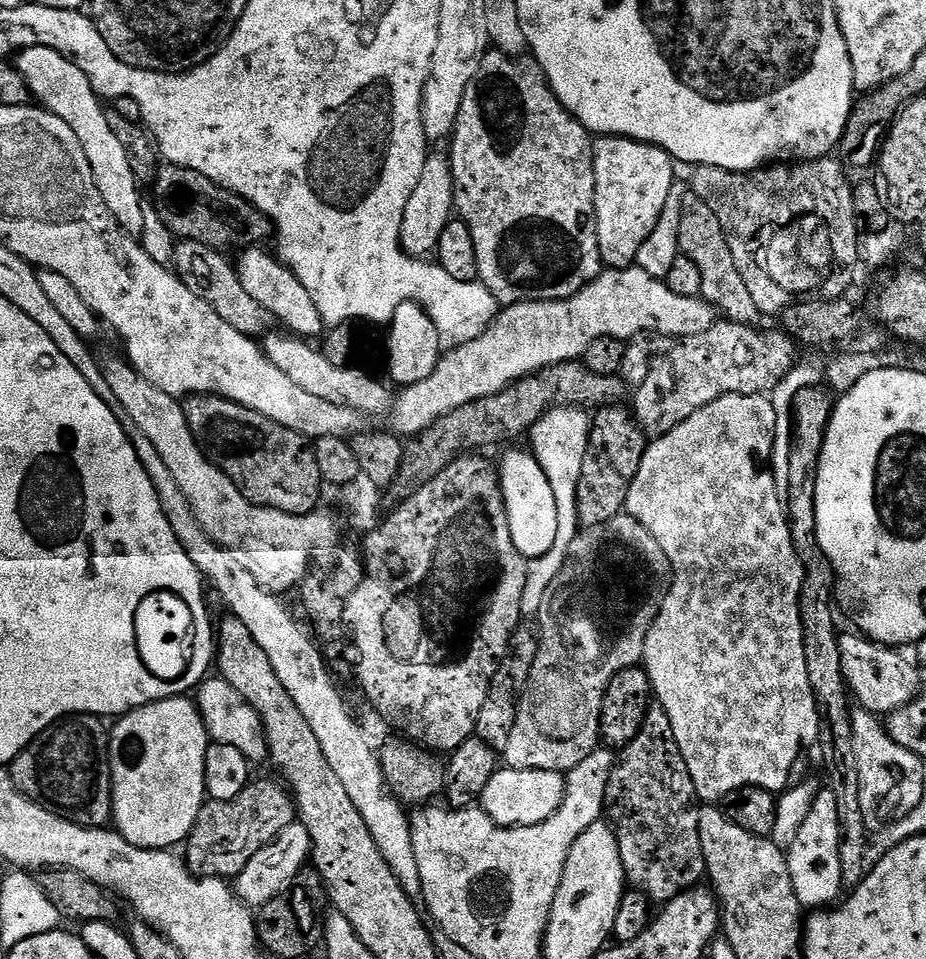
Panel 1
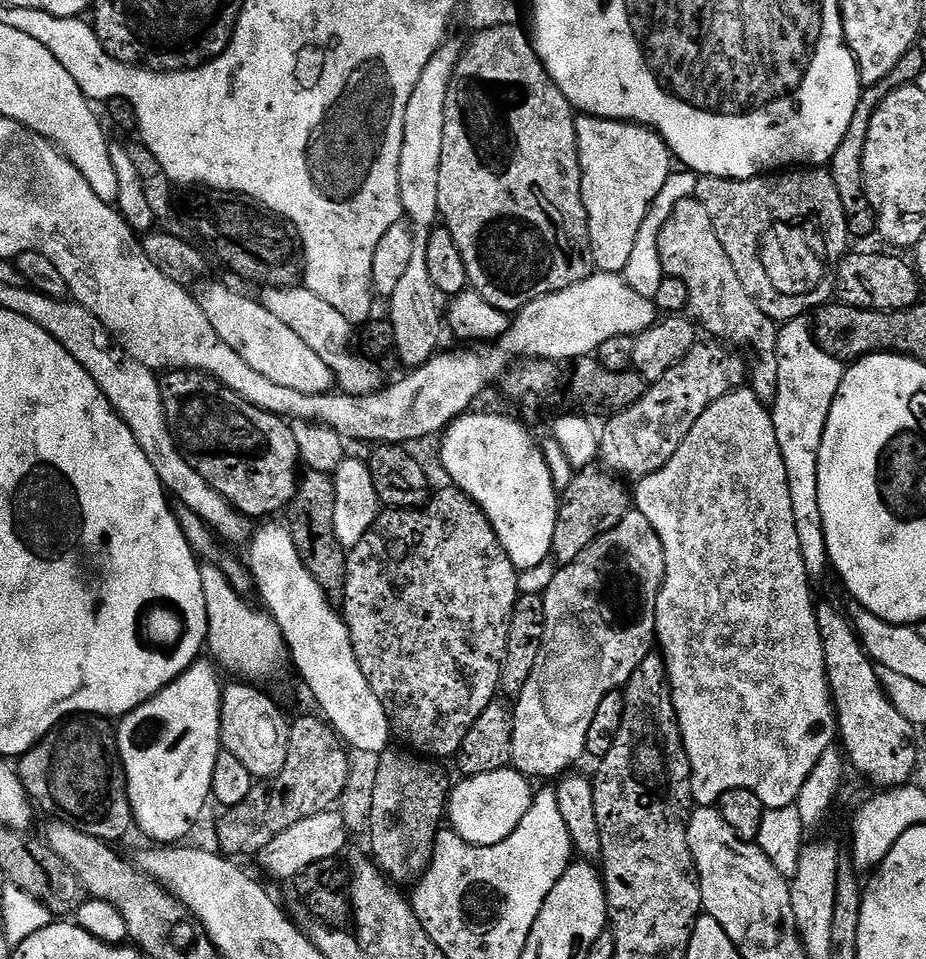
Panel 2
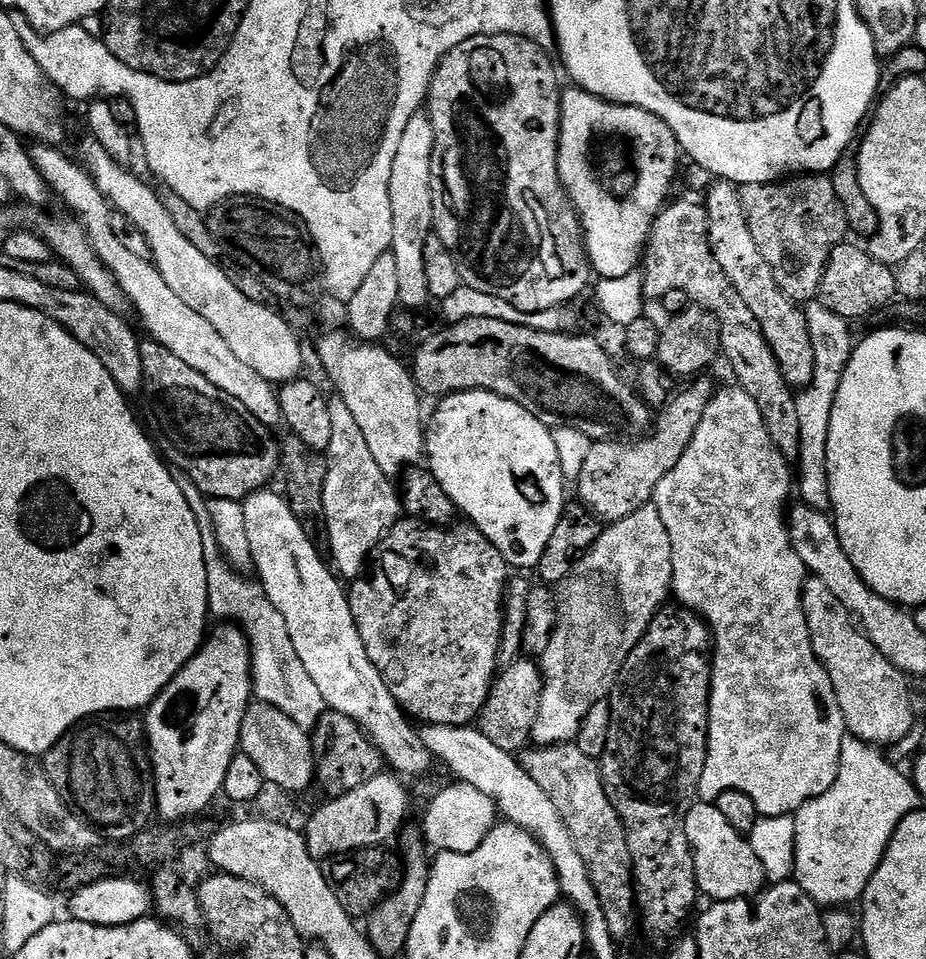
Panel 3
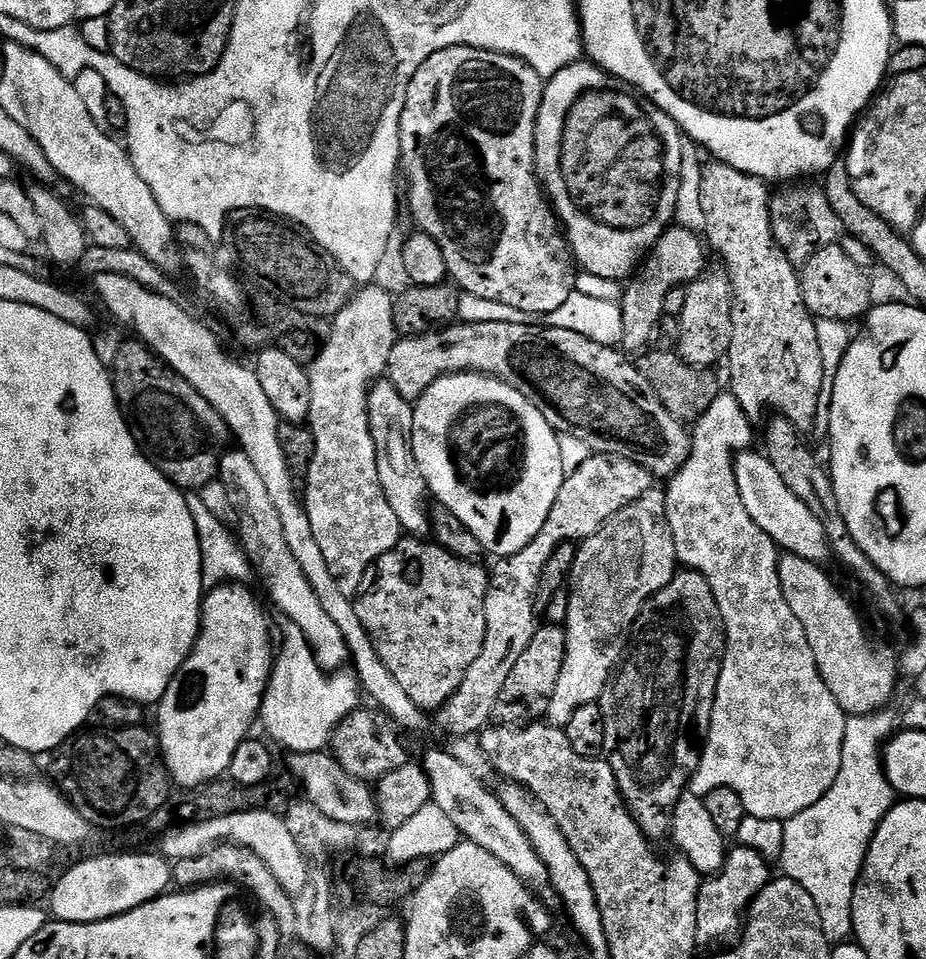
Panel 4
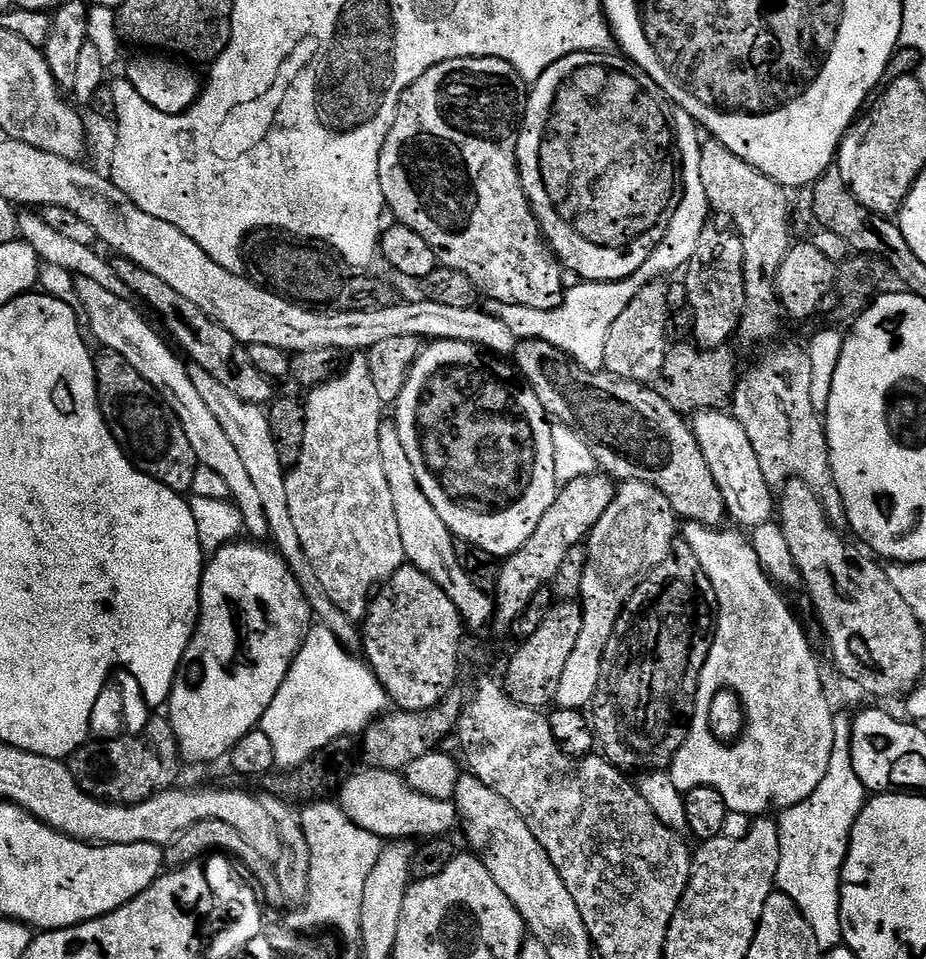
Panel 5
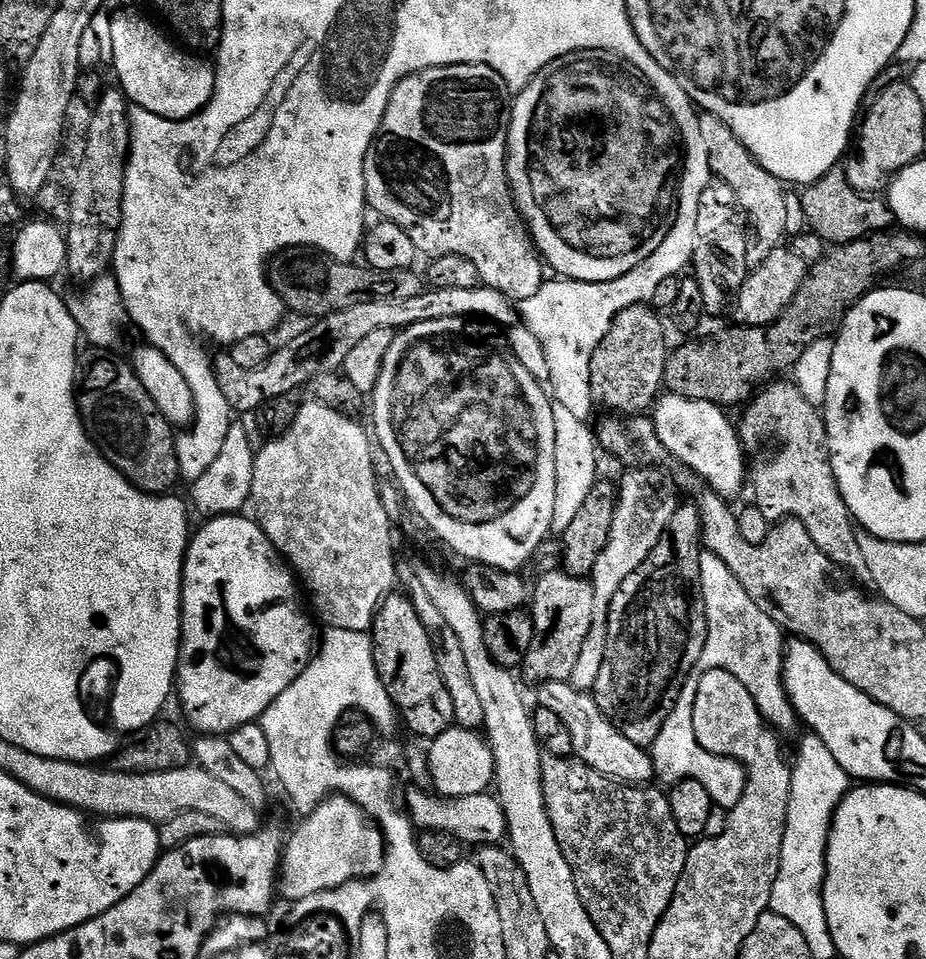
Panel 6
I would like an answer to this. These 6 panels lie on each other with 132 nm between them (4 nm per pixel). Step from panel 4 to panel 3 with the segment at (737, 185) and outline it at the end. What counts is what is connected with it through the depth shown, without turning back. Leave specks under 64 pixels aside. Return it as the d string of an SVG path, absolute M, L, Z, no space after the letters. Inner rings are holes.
M716 182L707 189L706 195L708 241L714 258L718 258L718 266L722 266L734 290L738 290L742 302L750 306L750 314L758 318L758 326L762 326L762 334L782 370L784 379L792 386L807 385L812 374L814 348L804 322L803 311L788 299L788 295L778 286L770 266L762 258L744 217L744 207L737 185Z

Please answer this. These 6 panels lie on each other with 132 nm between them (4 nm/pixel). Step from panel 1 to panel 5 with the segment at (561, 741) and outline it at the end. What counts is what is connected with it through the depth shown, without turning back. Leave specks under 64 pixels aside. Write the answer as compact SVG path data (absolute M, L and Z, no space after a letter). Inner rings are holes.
M630 480L619 485L614 502L610 502L610 506L606 510L606 514L602 514L600 521L594 526L592 533L588 535L586 547L588 550L588 561L586 562L586 574L582 574L582 590L580 591L579 603L584 609L582 614L582 634L578 634L578 642L574 645L574 654L570 654L570 659L566 662L566 670L562 674L562 682L558 682L558 694L556 695L554 704L556 708L578 708L587 709L591 705L592 699L596 696L598 690L598 678L602 674L602 658L606 654L606 646L610 642L610 634L614 634L614 626L618 622L618 618L624 609L624 603L634 594L634 590L639 586L651 572L659 566L667 556L672 555L672 546L678 536L678 517L676 511L670 506L670 502L661 492L654 486L650 486L646 482L638 482Z

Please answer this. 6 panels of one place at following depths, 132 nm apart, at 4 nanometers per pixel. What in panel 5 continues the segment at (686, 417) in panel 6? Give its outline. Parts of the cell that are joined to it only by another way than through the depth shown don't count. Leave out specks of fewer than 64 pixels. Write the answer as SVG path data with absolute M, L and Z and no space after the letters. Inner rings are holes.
M724 410L698 412L691 417L690 423L698 446L710 466L710 474L714 474L714 482L724 499L727 515L731 519L733 516L741 524L737 525L744 530L757 528L773 519L774 489L762 476L758 454L754 454L754 446L750 446L750 438L746 438L746 430L742 430L735 416Z

